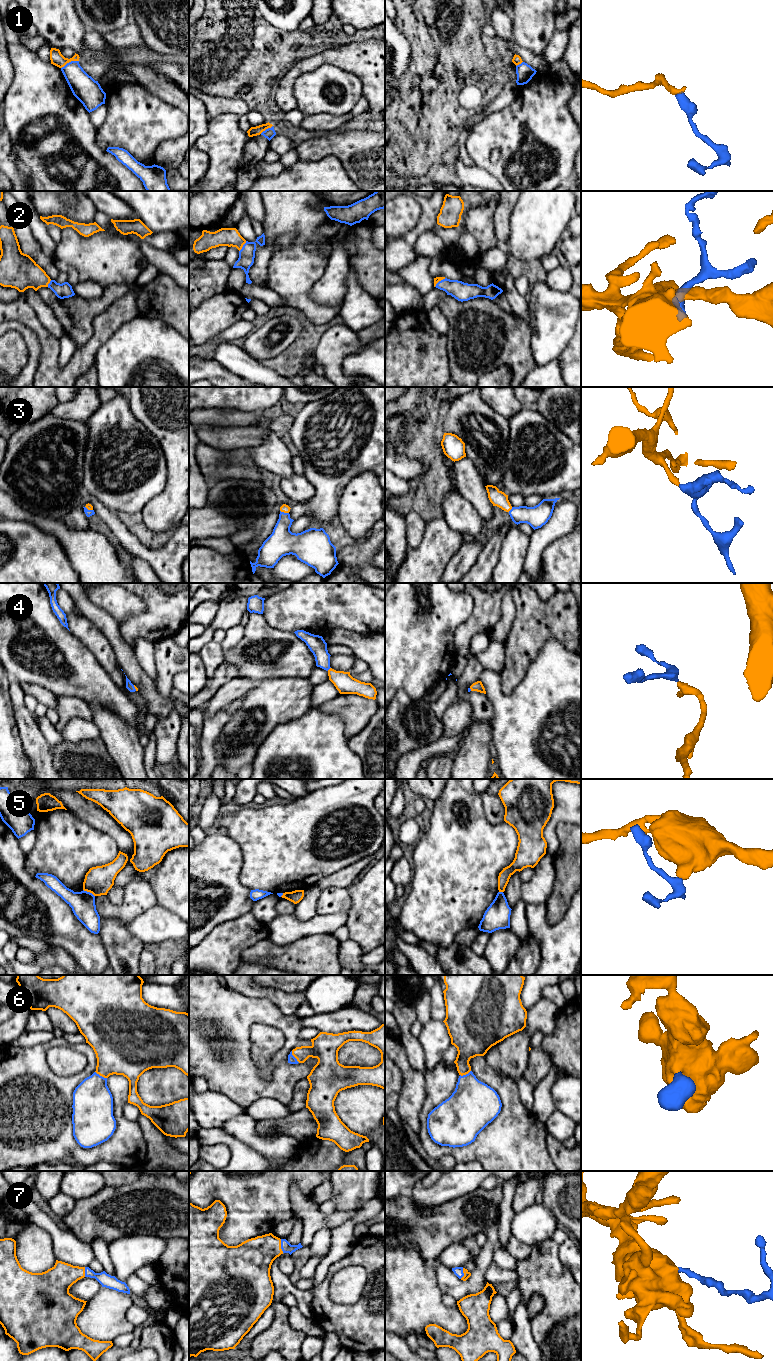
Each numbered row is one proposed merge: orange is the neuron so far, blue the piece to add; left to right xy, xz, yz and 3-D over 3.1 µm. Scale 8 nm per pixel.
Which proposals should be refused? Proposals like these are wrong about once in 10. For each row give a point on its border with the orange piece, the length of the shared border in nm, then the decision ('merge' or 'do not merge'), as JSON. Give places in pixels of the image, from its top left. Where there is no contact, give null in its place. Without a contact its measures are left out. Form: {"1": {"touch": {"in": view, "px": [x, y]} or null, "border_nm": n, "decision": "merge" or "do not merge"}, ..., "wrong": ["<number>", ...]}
{"1": {"touch": {"in": "xy", "px": [69, 61]}, "border_nm": 160, "decision": "do not merge"}, "2": {"touch": {"in": "xz", "px": [242, 246]}, "border_nm": 110, "decision": "merge"}, "3": {"touch": {"in": "xz", "px": [284, 512]}, "border_nm": 80, "decision": "merge"}, "4": {"touch": {"in": "xz", "px": [329, 669]}, "border_nm": 40, "decision": "merge"}, "5": {"touch": {"in": "xy", "px": [89, 891]}, "border_nm": 110, "decision": "do not merge"}, "6": {"touch": {"in": "xy", "px": [101, 1075]}, "border_nm": 110, "decision": "merge"}, "7": {"touch": {"in": "xz", "px": [280, 1246]}, "border_nm": 110, "decision": "merge"}, "wrong": ["1", "5"]}

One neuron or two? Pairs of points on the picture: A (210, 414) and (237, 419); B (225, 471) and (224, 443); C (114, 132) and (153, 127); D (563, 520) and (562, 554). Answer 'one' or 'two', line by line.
A: one
B: two
C: one
D: two

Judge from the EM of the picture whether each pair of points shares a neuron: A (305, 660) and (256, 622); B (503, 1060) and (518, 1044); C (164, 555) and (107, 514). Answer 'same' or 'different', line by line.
A: same
B: same
C: same

